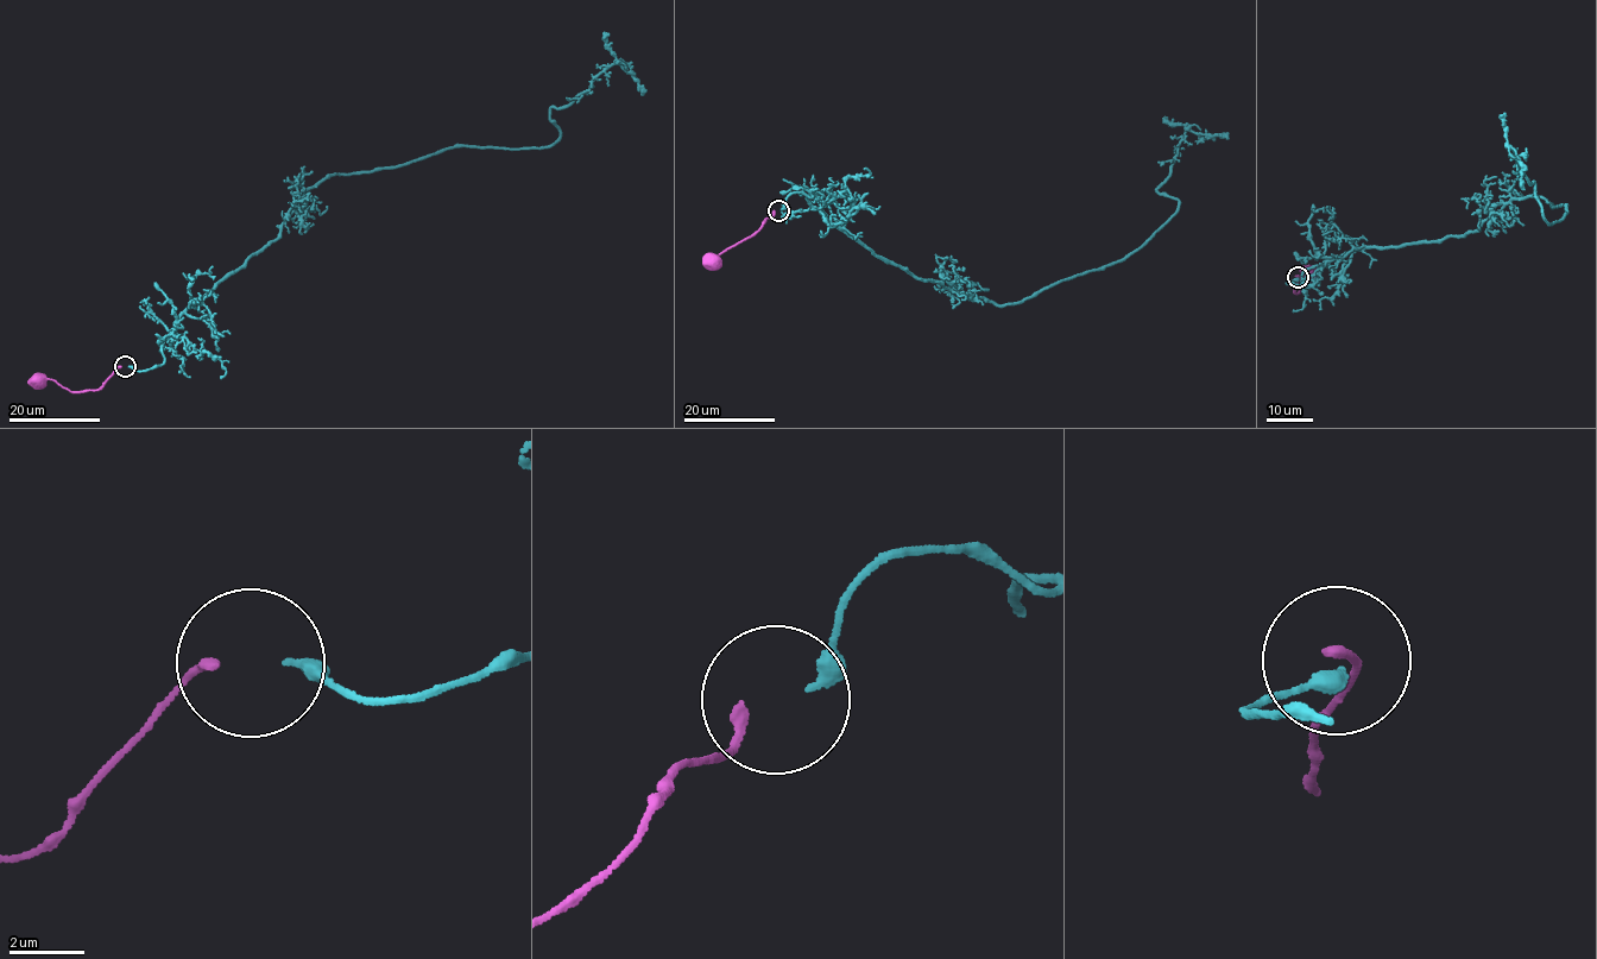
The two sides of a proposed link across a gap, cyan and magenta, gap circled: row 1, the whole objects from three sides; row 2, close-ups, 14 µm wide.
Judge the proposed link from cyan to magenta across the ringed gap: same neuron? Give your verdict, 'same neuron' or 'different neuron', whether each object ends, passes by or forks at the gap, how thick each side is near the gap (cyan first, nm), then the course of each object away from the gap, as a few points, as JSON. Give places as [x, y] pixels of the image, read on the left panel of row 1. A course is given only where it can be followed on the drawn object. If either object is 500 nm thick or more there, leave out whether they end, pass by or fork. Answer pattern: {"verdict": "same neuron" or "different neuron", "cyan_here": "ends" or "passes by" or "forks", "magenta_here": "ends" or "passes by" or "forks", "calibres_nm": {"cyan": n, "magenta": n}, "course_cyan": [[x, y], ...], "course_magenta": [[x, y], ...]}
{"verdict": "same neuron", "cyan_here": "ends", "magenta_here": "ends", "calibres_nm": {"cyan": 340, "magenta": 300}, "course_cyan": [[128, 366], [164, 363], [181, 314], [321, 181], [547, 146], [549, 109], [618, 62], [643, 95]], "course_magenta": [[121, 367], [96, 390], [69, 391], [49, 378], [27, 383]]}

